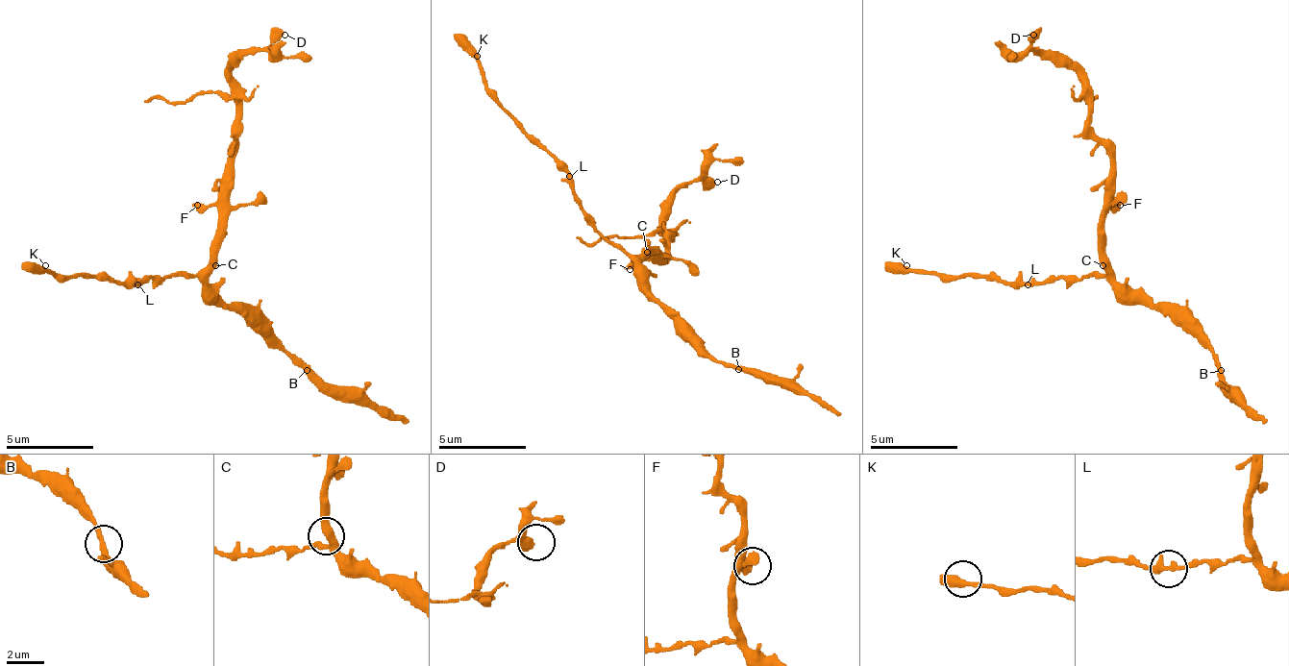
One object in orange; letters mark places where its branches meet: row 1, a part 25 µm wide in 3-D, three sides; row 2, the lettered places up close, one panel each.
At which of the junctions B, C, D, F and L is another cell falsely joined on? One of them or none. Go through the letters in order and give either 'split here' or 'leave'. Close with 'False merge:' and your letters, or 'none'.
B: leave
C: leave
D: leave
F: leave
L: leave
False merge: none

